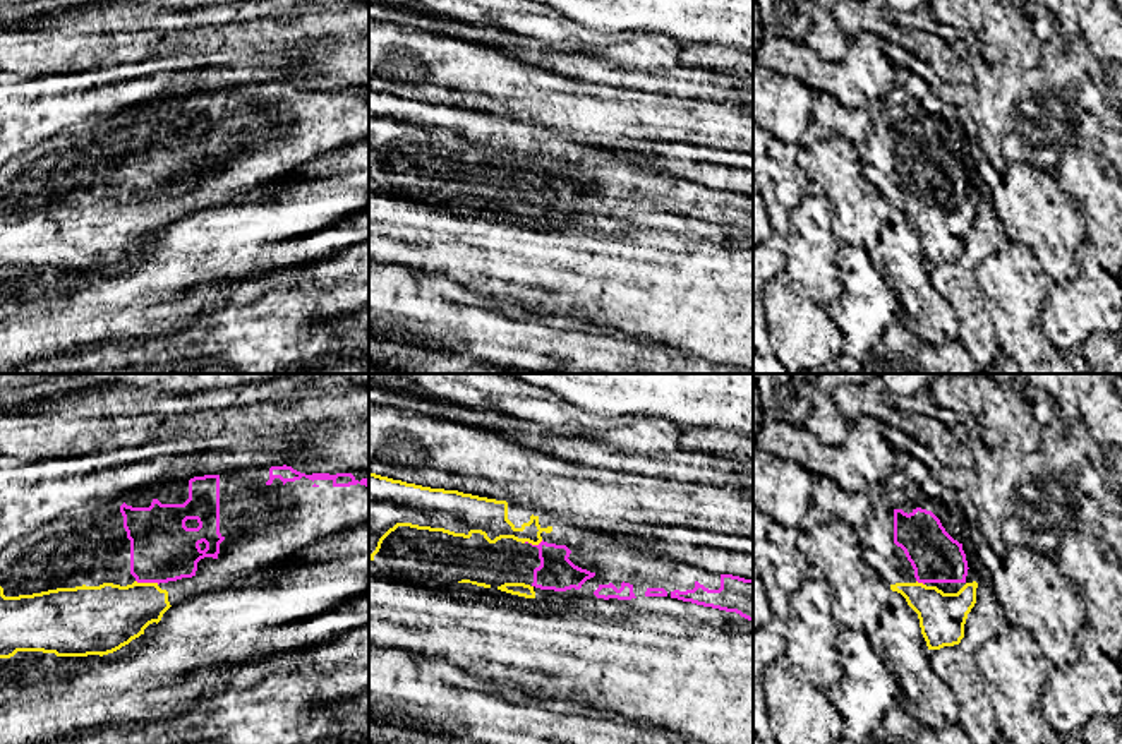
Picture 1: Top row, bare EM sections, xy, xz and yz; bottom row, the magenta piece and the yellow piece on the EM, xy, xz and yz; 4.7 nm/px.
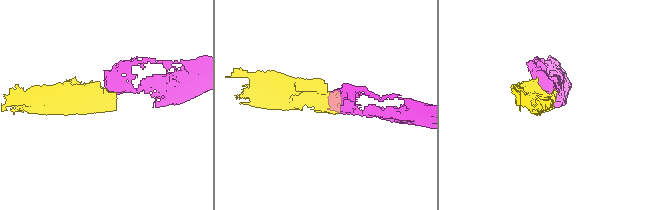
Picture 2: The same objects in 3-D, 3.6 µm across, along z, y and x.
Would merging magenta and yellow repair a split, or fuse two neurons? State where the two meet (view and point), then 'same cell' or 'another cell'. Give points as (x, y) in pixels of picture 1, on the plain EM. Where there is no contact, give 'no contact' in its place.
xy (148, 198) | same cell

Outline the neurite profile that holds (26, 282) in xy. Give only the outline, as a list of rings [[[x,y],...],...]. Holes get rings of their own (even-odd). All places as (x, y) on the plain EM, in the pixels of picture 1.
[[[17,267],[10,273],[10,293],[22,298],[39,298],[53,290],[55,269]]]

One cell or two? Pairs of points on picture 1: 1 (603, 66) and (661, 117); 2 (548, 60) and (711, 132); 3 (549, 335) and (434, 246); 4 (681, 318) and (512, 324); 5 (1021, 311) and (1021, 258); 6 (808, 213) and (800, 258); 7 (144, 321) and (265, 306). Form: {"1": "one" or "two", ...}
{"1": "two", "2": "two", "3": "two", "4": "two", "5": "one", "6": "one", "7": "two"}

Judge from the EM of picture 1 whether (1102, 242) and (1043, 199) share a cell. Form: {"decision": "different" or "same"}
{"decision": "different"}

